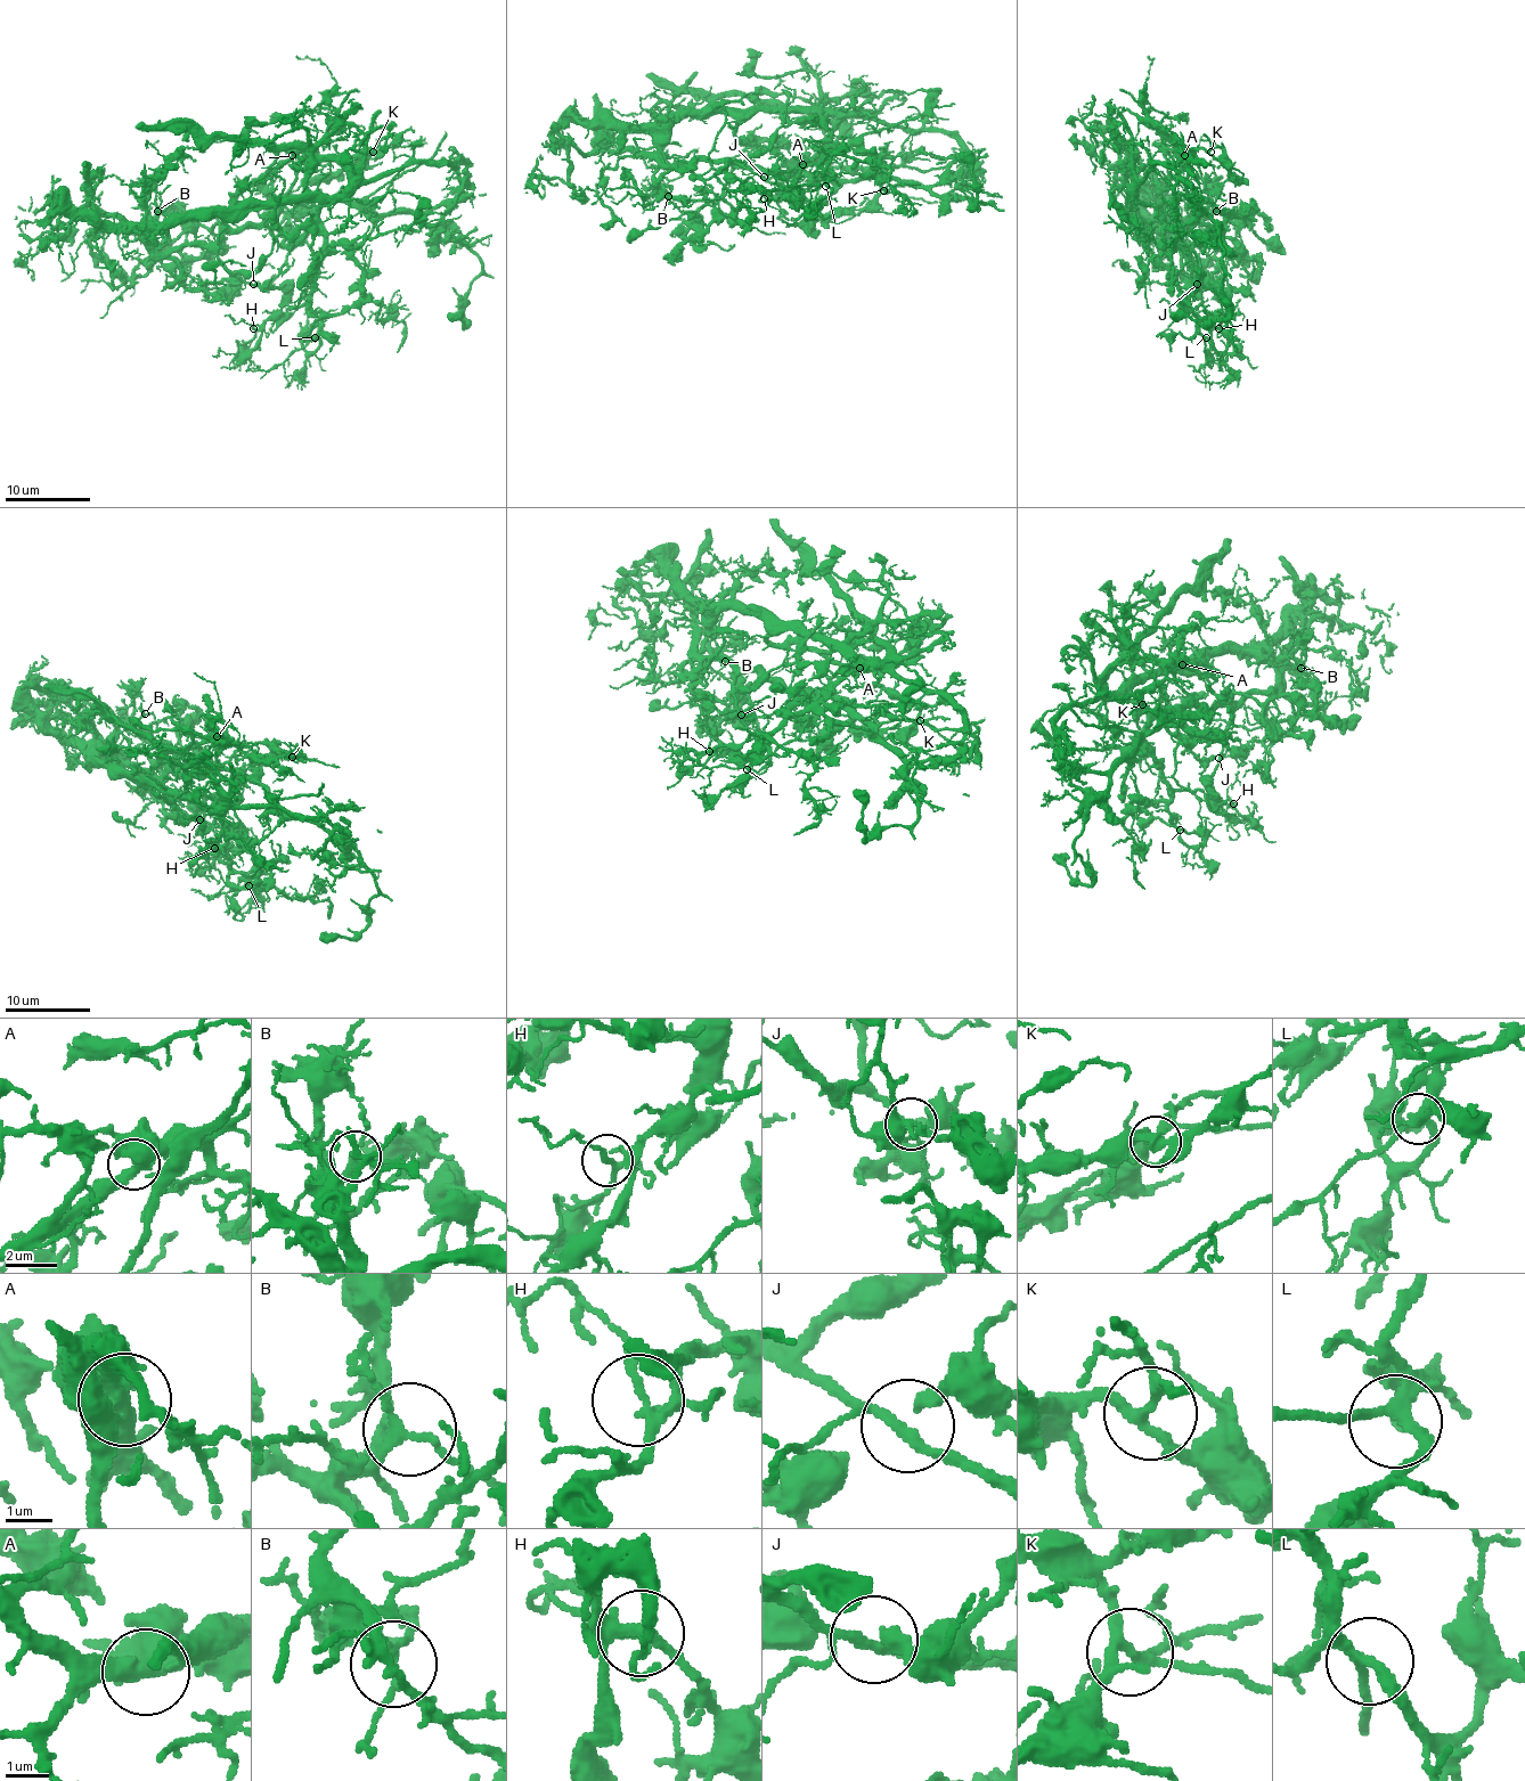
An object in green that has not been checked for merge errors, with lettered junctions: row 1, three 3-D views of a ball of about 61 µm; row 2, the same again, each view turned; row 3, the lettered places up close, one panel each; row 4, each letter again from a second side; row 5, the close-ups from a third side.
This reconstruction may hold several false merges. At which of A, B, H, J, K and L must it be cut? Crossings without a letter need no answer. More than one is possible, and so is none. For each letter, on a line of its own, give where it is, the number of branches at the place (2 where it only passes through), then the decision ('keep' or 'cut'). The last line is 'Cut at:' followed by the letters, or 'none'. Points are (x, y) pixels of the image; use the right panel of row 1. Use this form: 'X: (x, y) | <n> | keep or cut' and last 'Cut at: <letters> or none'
A: (1184, 155) | 4 | keep
B: (1216, 211) | 3 | keep
H: (1218, 328) | 3 | keep
J: (1197, 284) | 4 | keep
K: (1210, 152) | 4 | keep
L: (1206, 337) | 3 | keep
Cut at: none

